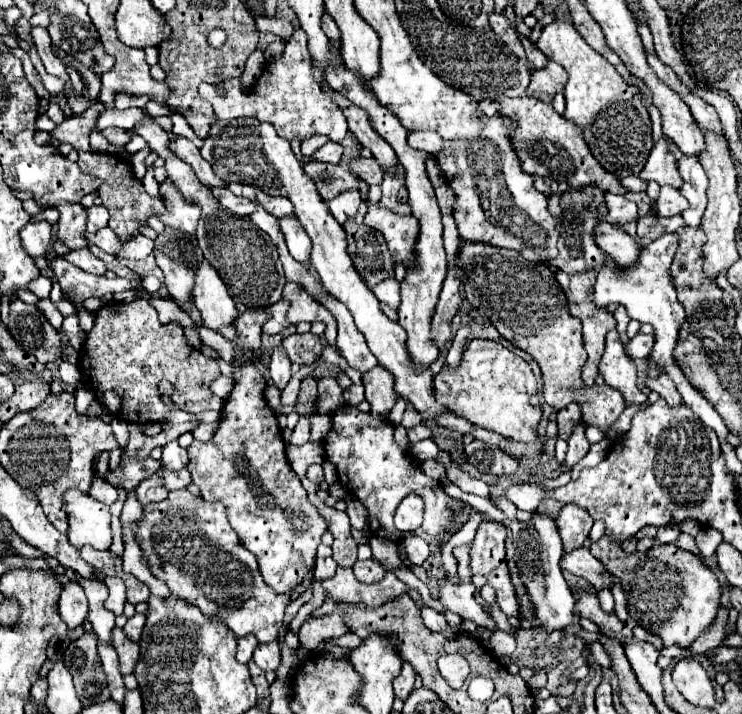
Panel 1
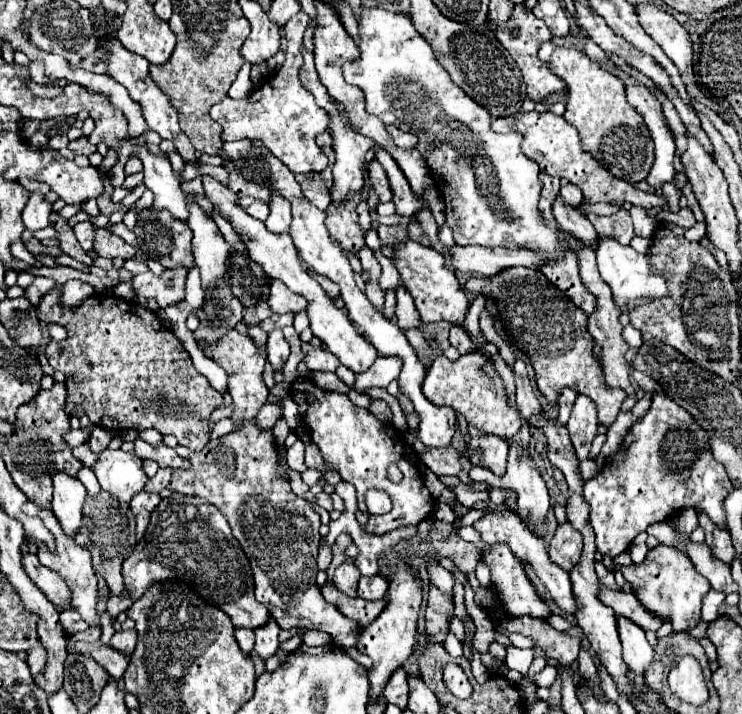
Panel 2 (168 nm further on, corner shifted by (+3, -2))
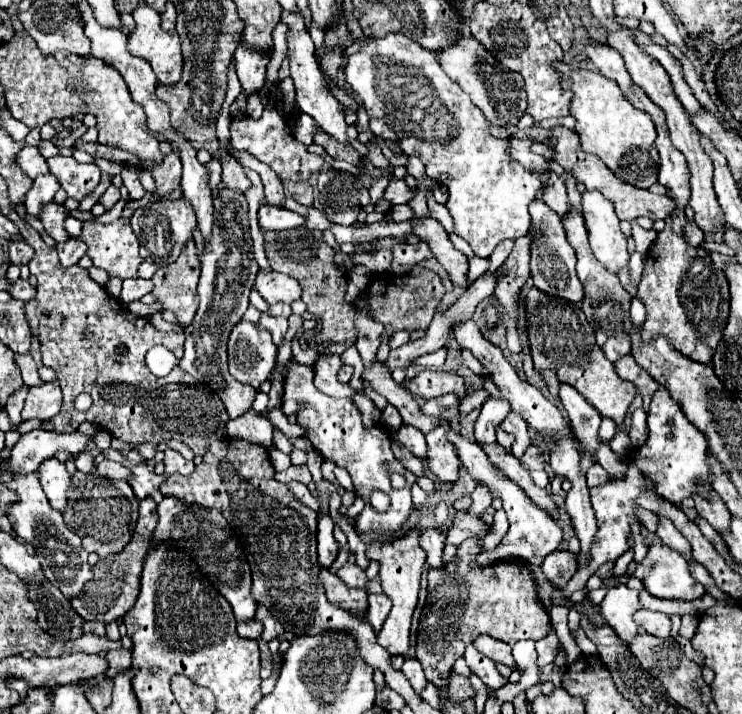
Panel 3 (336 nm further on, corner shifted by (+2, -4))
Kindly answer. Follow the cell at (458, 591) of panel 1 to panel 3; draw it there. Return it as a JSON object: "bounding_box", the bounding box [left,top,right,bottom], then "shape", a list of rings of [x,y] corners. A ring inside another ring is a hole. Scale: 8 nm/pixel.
{"bounding_box":[420,530,446,568],"shape":[[[426,530],[422,532],[420,536],[420,546],[426,550],[428,558],[426,562],[430,564],[430,568],[442,568],[444,562],[442,562],[442,550],[444,550],[444,544],[446,544],[446,538],[440,530]]]}

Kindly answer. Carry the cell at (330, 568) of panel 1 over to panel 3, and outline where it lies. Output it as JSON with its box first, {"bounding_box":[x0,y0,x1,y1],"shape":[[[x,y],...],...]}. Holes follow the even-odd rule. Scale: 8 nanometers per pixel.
{"bounding_box":[318,514,338,568],"shape":[[[322,514],[318,520],[318,562],[322,568],[330,568],[338,554],[338,542],[332,536],[334,522],[328,514]]]}

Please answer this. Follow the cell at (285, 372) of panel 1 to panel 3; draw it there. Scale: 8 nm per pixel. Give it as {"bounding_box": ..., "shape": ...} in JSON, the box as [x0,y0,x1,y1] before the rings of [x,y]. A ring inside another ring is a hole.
{"bounding_box":[258,312,288,348],"shape":[[[264,312],[258,326],[260,326],[260,328],[266,328],[266,330],[272,334],[272,340],[274,340],[274,344],[276,344],[278,348],[284,344],[284,334],[286,334],[286,330],[288,330],[288,322],[286,322],[284,316],[274,318],[274,316],[270,316],[268,312]]]}

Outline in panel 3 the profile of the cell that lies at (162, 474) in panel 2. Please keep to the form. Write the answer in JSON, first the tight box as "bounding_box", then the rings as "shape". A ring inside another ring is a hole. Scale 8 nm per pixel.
{"bounding_box":[112,454,166,498],"shape":[[[118,454],[118,456],[112,458],[112,460],[122,462],[122,464],[126,464],[126,466],[132,470],[134,480],[130,480],[130,486],[132,486],[136,498],[146,498],[146,496],[150,496],[150,494],[152,494],[154,490],[158,490],[160,484],[166,480],[164,474],[162,474],[162,476],[156,476],[156,474],[152,472],[154,462],[148,462],[148,464],[130,464],[122,454]]]}

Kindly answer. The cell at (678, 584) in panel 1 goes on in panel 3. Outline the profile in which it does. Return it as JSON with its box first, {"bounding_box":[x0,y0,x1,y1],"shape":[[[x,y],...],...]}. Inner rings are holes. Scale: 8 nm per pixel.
{"bounding_box":[634,544,706,602],"shape":[[[652,544],[642,564],[634,570],[634,576],[658,598],[692,602],[706,592],[704,586],[692,578],[686,558],[666,544]]]}

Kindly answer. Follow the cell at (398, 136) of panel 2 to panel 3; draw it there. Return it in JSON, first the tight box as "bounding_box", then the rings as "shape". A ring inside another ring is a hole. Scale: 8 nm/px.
{"bounding_box":[370,120,398,144],"shape":[[[370,120],[370,130],[372,130],[374,134],[378,134],[378,136],[382,136],[382,138],[398,144],[398,136],[388,128],[388,124],[386,124],[384,120]]]}

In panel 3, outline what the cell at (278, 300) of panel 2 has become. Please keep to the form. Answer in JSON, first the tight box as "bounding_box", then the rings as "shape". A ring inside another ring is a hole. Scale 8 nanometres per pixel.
{"bounding_box":[254,270,302,304],"shape":[[[260,270],[254,282],[254,288],[260,292],[260,296],[268,302],[268,304],[292,304],[296,300],[300,300],[302,290],[300,284],[288,276],[288,274],[280,274],[280,272],[264,272]]]}

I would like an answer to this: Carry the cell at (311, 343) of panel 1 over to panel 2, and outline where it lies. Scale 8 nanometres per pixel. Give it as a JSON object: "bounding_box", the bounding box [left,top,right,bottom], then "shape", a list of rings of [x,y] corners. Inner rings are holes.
{"bounding_box":[303,344,339,372],"shape":[[[303,344],[303,352],[305,356],[305,364],[309,370],[323,370],[323,372],[335,372],[339,368],[337,358],[333,358],[333,354],[321,350],[321,348],[313,348],[311,344]]]}

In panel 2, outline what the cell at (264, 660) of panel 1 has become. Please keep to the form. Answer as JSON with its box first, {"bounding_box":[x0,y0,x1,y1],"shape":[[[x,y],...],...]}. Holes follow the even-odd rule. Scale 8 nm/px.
{"bounding_box":[255,618,279,660],"shape":[[[271,618],[267,624],[263,624],[263,626],[259,626],[257,630],[255,630],[255,652],[263,658],[263,660],[267,660],[271,654],[275,654],[277,652],[277,648],[279,648],[279,640],[277,640],[277,636],[279,636],[279,624]]]}

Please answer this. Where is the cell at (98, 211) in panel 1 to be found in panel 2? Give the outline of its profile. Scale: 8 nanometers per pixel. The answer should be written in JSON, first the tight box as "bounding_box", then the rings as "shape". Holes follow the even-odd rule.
{"bounding_box":[73,222,95,252],"shape":[[[79,222],[73,230],[75,230],[77,238],[79,238],[81,248],[83,248],[85,252],[91,252],[91,248],[93,248],[93,230],[95,230],[95,226],[93,226],[91,222]]]}

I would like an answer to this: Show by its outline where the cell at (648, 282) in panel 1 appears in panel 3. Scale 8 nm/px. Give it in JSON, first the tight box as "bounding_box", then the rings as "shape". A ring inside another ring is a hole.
{"bounding_box":[582,190,630,274],"shape":[[[586,190],[582,194],[582,206],[594,256],[610,272],[618,274],[628,264],[630,254],[626,250],[626,236],[618,226],[620,222],[612,202],[606,200],[598,190]]]}

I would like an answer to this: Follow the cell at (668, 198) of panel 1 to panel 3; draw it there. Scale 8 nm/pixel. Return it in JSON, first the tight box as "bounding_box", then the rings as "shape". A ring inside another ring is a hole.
{"bounding_box":[684,220,704,246],"shape":[[[688,220],[688,224],[684,226],[684,236],[690,246],[698,246],[704,240],[704,232],[692,220]]]}

